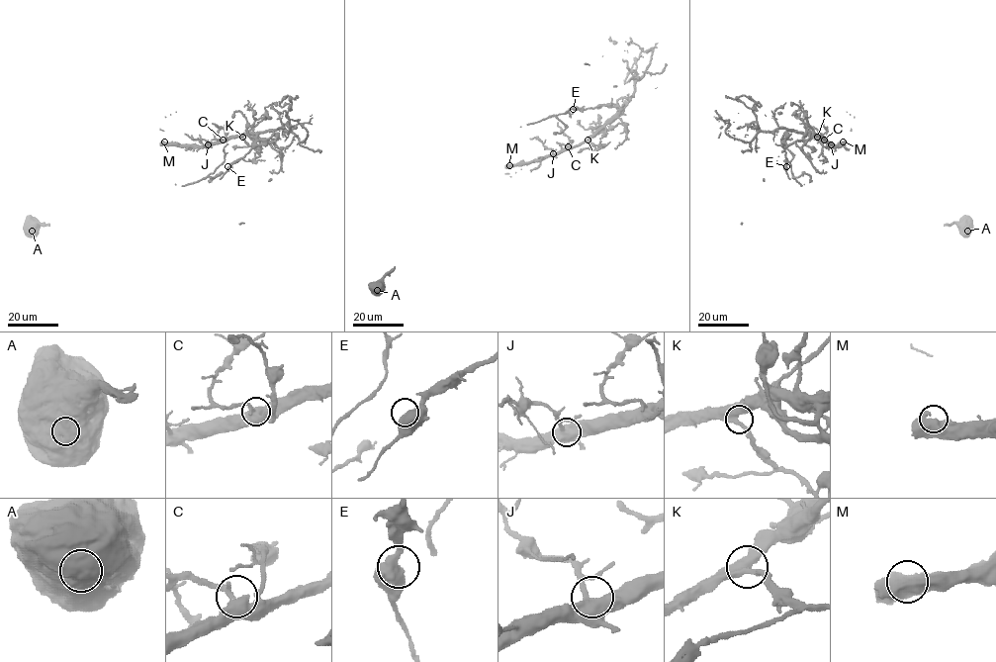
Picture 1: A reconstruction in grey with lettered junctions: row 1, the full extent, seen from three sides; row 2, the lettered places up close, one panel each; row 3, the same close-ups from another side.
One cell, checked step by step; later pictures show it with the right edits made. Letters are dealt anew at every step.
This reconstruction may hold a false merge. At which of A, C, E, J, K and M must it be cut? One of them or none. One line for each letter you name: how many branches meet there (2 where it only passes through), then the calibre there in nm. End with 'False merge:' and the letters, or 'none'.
False merge: none

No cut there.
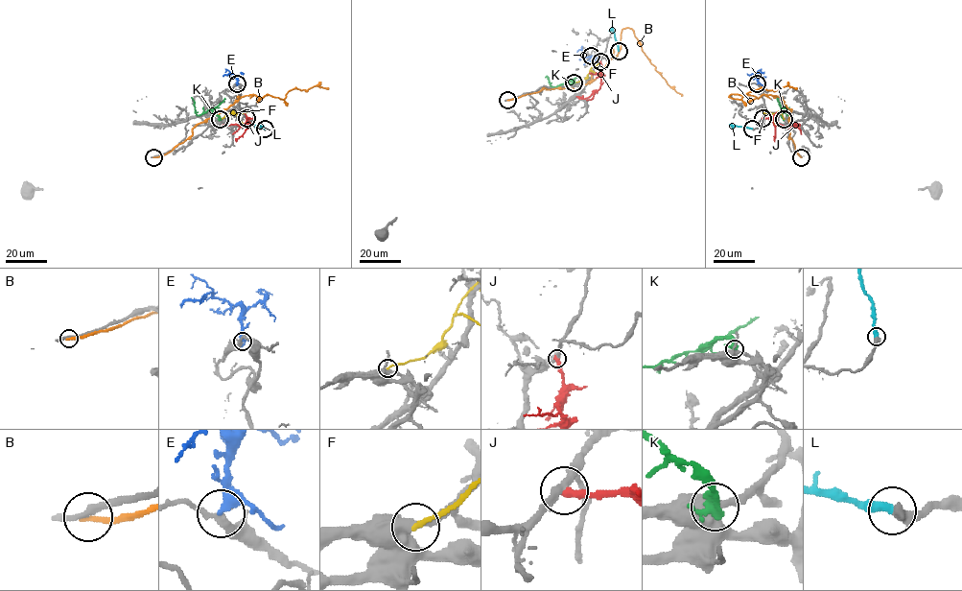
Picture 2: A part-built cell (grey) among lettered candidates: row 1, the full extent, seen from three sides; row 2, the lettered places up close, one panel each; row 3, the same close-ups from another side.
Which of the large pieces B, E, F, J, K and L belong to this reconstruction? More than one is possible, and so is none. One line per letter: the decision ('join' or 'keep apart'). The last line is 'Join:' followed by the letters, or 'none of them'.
B: keep apart
E: keep apart
F: keep apart
J: keep apart
K: keep apart
L: join
Join: L

